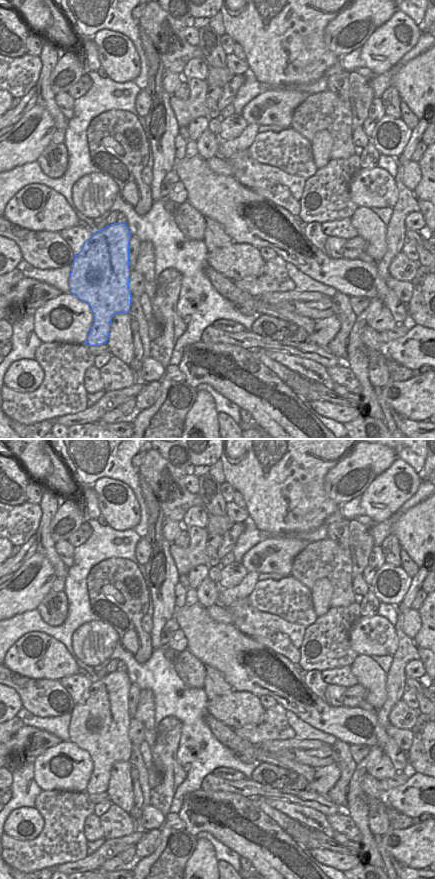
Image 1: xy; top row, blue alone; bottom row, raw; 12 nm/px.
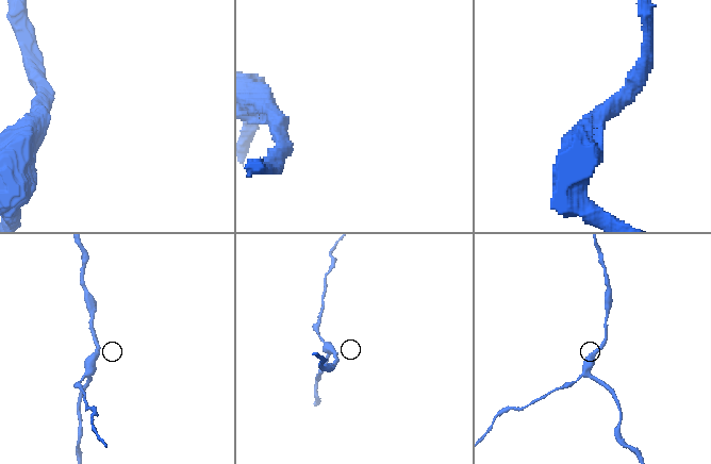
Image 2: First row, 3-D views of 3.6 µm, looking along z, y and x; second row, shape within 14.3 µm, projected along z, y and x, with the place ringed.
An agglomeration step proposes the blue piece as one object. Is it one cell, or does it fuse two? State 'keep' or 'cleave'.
cleave

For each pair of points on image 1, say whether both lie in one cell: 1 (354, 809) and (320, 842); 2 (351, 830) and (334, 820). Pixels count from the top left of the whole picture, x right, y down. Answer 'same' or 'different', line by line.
1: different
2: same

